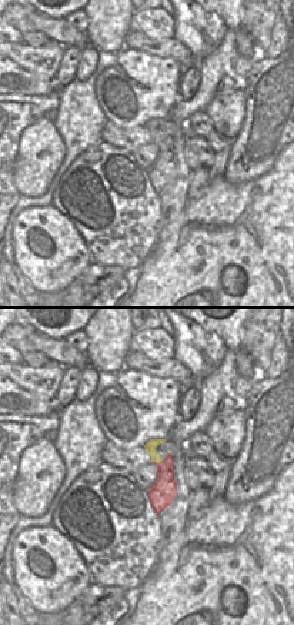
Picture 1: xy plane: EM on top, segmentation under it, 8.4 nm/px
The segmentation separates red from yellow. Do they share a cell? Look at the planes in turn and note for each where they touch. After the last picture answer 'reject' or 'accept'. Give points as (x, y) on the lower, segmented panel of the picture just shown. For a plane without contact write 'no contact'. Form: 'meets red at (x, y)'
meets red at (156, 462)

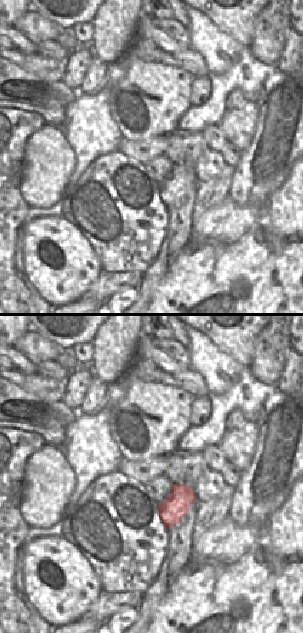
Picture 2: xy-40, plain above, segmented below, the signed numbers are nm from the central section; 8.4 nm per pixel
no contact

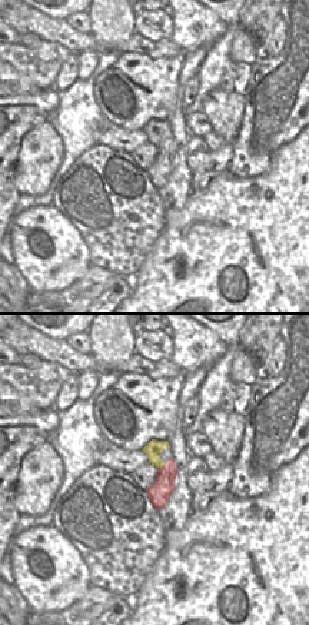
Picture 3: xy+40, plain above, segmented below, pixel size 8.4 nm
meets red at (162, 466)

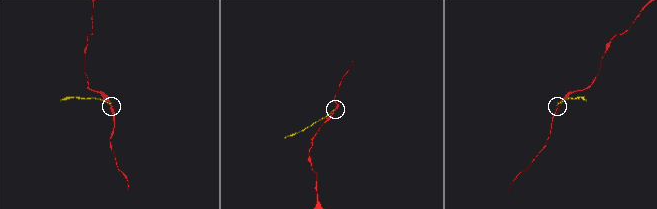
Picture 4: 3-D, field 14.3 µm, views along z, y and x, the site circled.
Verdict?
reject

